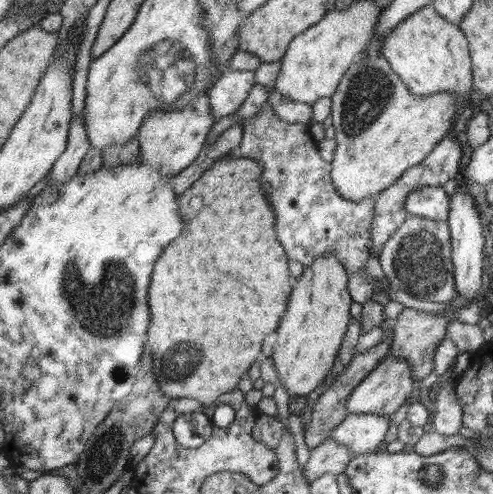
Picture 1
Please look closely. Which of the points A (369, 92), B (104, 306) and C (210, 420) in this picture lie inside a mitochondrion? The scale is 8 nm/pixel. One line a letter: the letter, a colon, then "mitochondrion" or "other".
A: mitochondrion
B: mitochondrion
C: other

